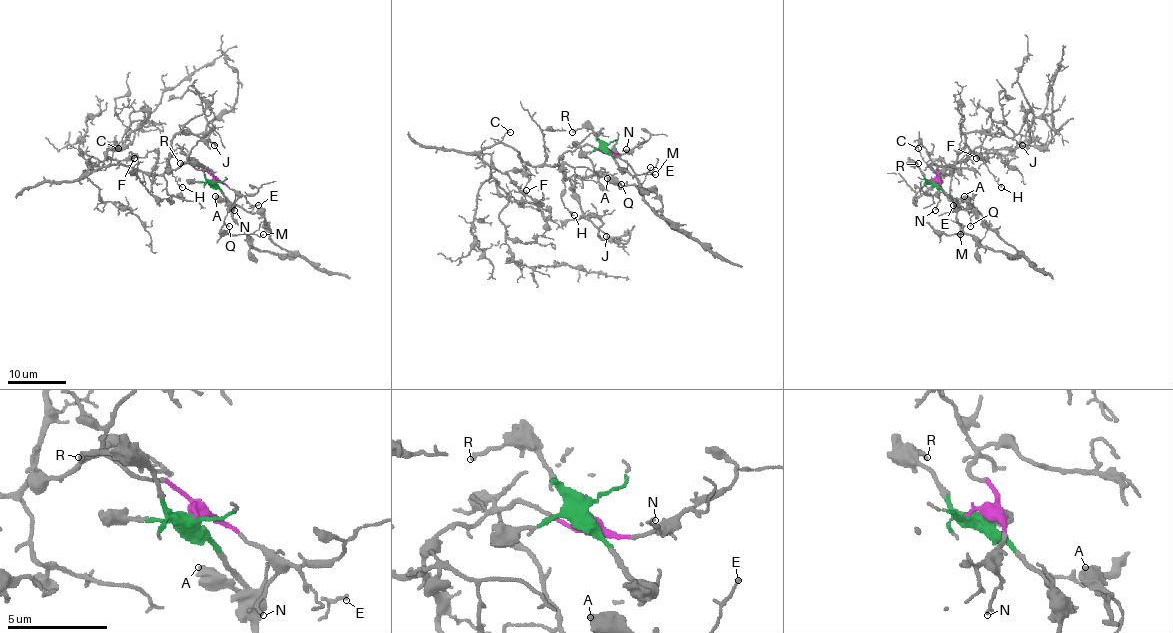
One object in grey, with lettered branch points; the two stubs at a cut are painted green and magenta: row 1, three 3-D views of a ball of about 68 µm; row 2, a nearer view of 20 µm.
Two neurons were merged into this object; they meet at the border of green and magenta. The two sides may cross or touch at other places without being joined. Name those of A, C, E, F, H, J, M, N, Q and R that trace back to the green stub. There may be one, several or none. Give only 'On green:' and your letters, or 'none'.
On green: A, E, M, Q, R

